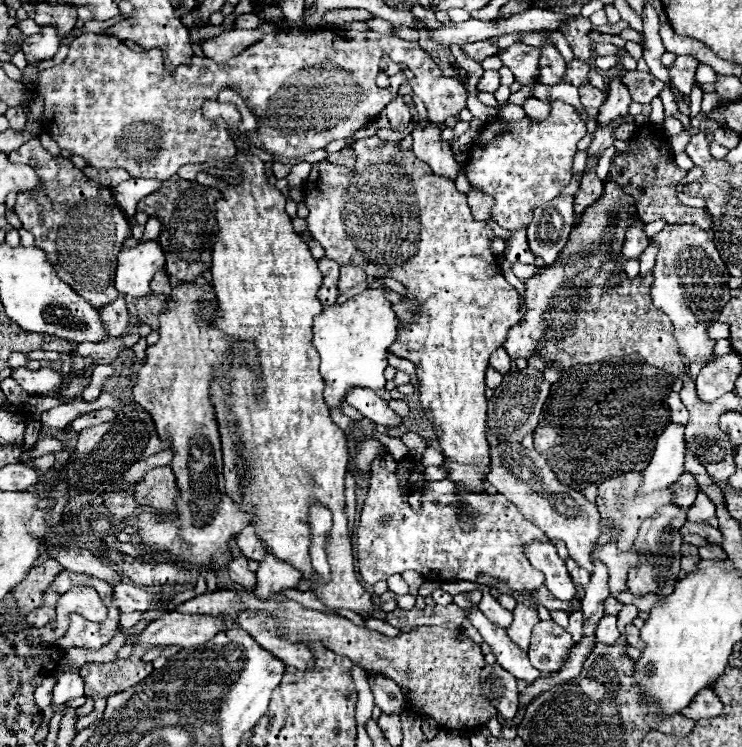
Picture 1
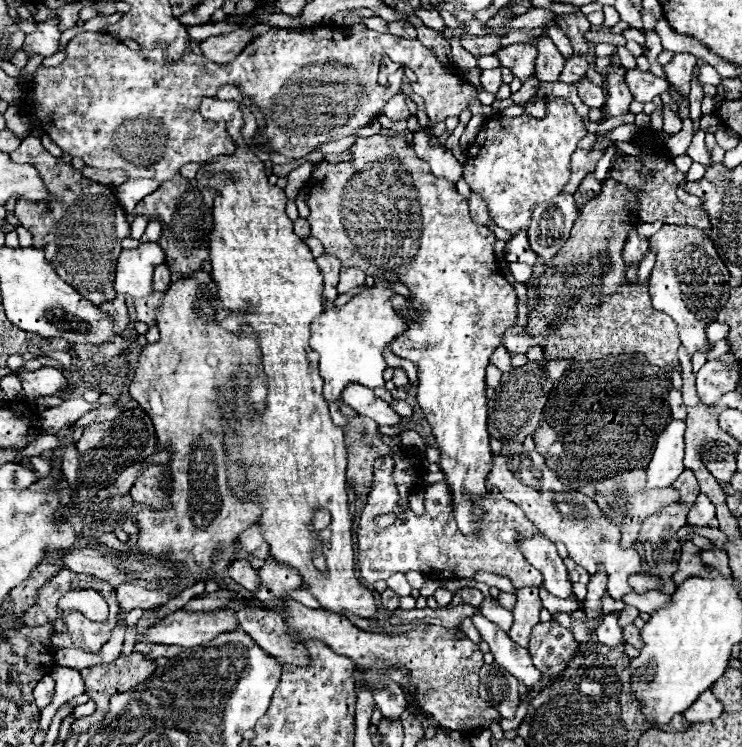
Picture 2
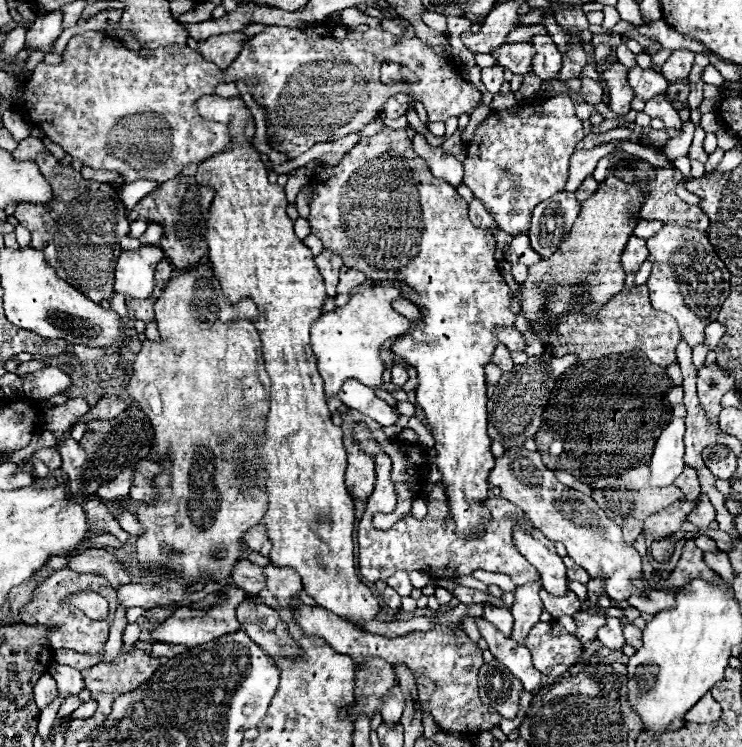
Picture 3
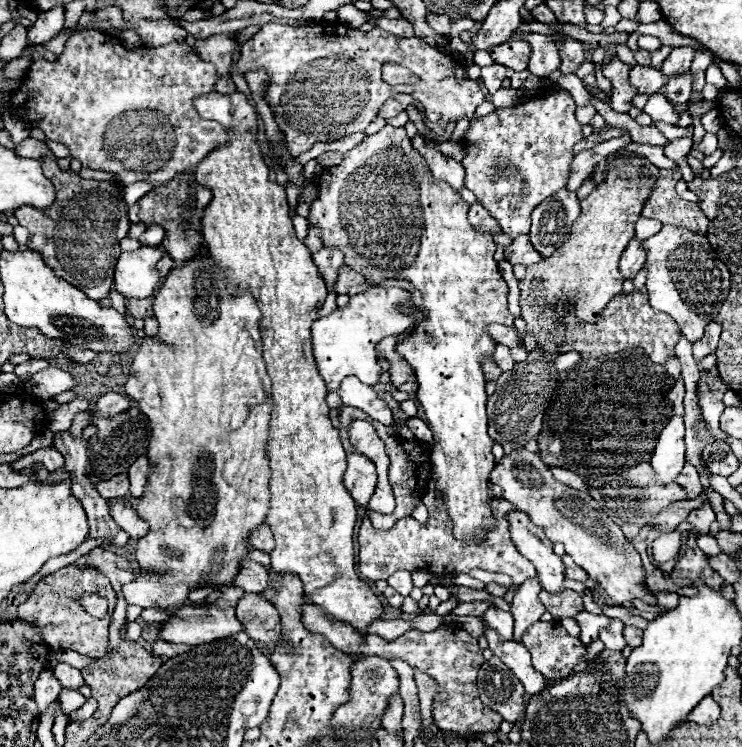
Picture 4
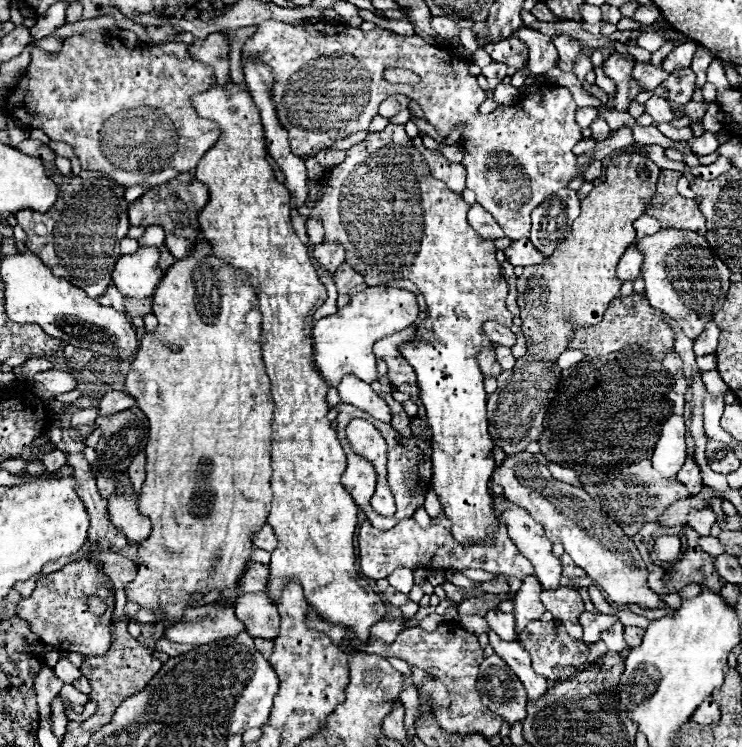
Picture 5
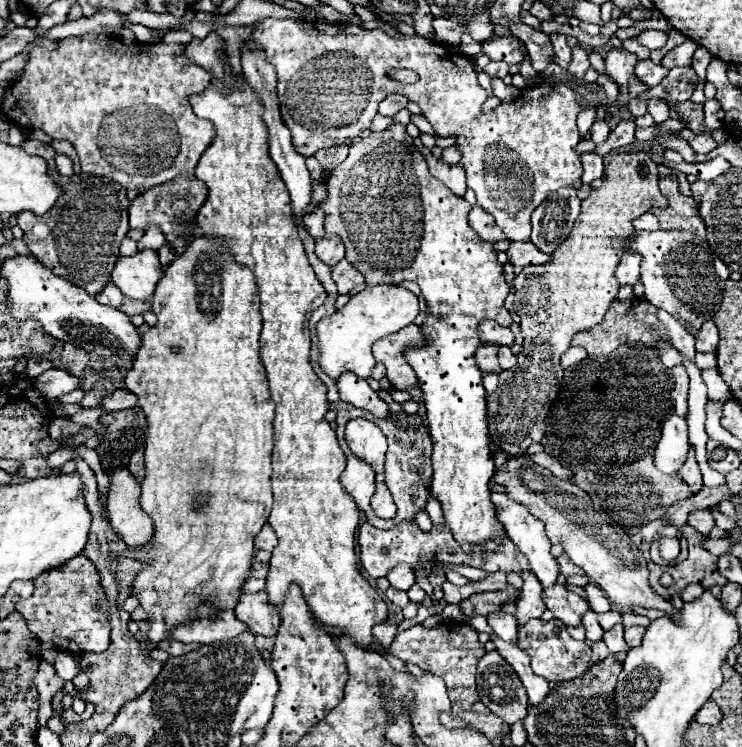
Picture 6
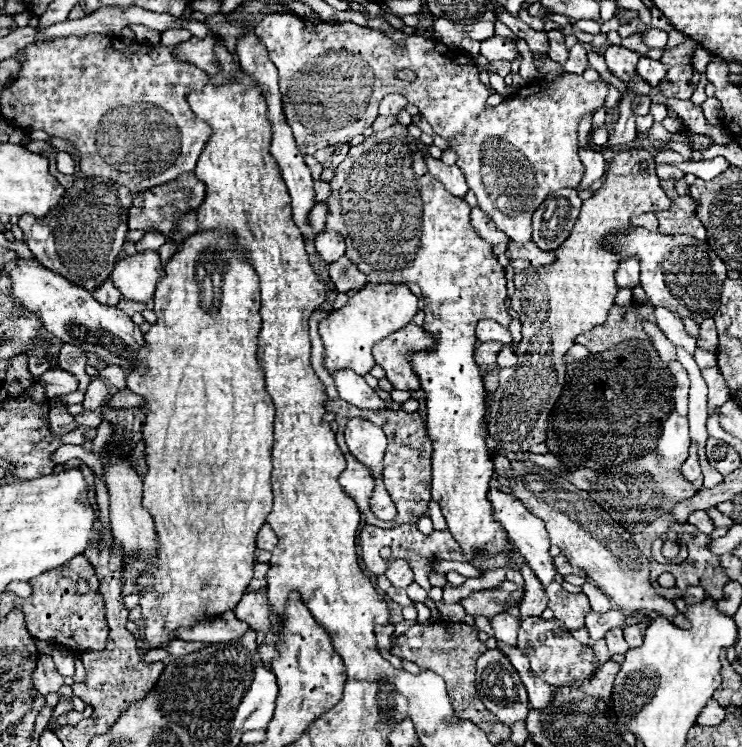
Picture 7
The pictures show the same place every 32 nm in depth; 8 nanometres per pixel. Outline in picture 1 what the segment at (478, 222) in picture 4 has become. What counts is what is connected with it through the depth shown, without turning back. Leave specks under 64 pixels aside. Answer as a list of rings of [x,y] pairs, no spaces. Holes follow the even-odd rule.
[[[471,188],[468,190],[467,201],[468,204],[470,204],[472,216],[474,216],[476,220],[482,220],[482,222],[484,222],[484,220],[488,220],[488,218],[490,218],[490,212],[492,212],[494,202],[488,198],[488,194],[486,194],[486,192]]]

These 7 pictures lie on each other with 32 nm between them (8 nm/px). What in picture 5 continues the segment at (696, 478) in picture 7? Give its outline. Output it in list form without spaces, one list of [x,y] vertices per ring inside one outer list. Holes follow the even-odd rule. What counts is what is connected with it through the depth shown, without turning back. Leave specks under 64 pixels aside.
[[[692,458],[686,460],[686,464],[682,466],[682,470],[676,476],[678,482],[682,482],[684,486],[688,486],[690,496],[696,496],[702,490],[702,480],[700,480],[700,468],[692,462]]]

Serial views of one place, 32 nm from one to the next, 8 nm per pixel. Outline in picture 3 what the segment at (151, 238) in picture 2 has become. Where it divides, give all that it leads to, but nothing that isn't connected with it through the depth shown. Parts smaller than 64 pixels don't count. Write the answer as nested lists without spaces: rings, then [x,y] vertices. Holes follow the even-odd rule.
[[[150,222],[148,230],[140,236],[140,242],[142,244],[158,244],[160,238],[162,238],[162,226],[158,226],[156,222]]]

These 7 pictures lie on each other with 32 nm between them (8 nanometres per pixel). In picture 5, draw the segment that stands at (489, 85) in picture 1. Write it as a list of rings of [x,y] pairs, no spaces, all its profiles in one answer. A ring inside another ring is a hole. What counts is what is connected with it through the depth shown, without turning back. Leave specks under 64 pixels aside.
[[[492,62],[492,64],[488,64],[488,66],[484,66],[484,68],[482,68],[482,76],[486,76],[486,80],[488,80],[490,88],[494,88],[498,82],[502,82],[502,78],[506,76],[506,70],[508,70],[508,66],[506,66],[506,64]]]

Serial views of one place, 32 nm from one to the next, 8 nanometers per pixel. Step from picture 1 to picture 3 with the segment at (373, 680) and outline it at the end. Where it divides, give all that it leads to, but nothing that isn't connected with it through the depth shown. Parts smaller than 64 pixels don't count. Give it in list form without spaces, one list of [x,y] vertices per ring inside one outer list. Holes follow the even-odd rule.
[[[394,686],[394,690],[390,690],[390,694],[384,694],[380,698],[382,702],[382,720],[388,724],[388,726],[396,726],[400,722],[400,716],[402,716],[402,710],[404,710],[404,696],[400,692],[398,686]]]

